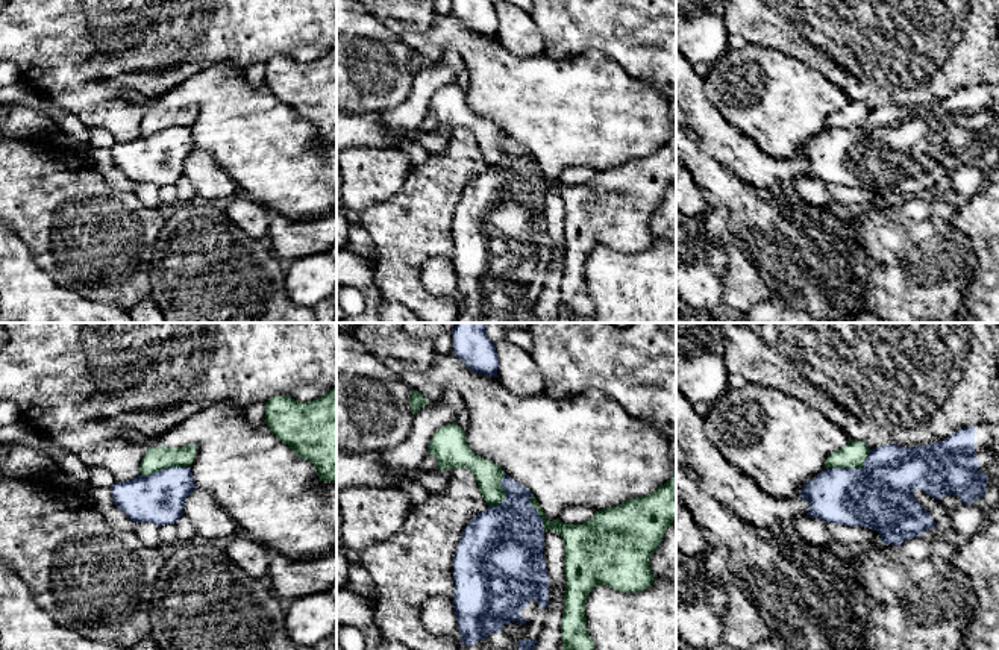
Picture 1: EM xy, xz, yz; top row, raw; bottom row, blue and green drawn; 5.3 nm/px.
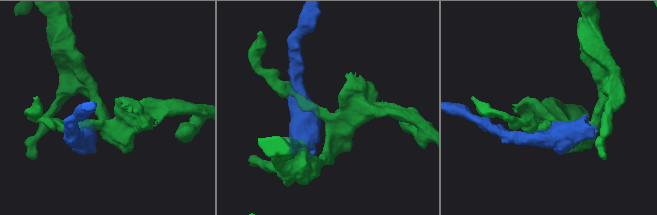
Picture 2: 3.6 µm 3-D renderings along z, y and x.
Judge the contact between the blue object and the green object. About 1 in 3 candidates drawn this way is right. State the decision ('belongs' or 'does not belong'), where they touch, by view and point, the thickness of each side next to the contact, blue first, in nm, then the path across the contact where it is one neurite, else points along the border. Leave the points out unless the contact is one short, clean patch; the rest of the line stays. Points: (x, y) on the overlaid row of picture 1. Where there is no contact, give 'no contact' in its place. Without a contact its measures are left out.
does not belong; meets blue in yz at (852, 468); 360 nm thick on the blue side, 140 nm on the other

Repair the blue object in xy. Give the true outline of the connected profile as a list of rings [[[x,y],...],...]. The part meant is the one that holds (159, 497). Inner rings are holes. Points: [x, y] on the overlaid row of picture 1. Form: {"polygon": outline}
{"polygon": [[[168,467],[149,476],[115,482],[111,494],[114,505],[132,521],[161,527],[174,524],[183,515],[185,500],[194,489],[188,467]]]}

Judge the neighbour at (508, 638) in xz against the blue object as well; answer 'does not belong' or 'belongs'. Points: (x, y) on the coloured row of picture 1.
belongs

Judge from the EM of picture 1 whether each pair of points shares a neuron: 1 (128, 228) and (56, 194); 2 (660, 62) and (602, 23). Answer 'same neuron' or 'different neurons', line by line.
1: same neuron
2: same neuron

